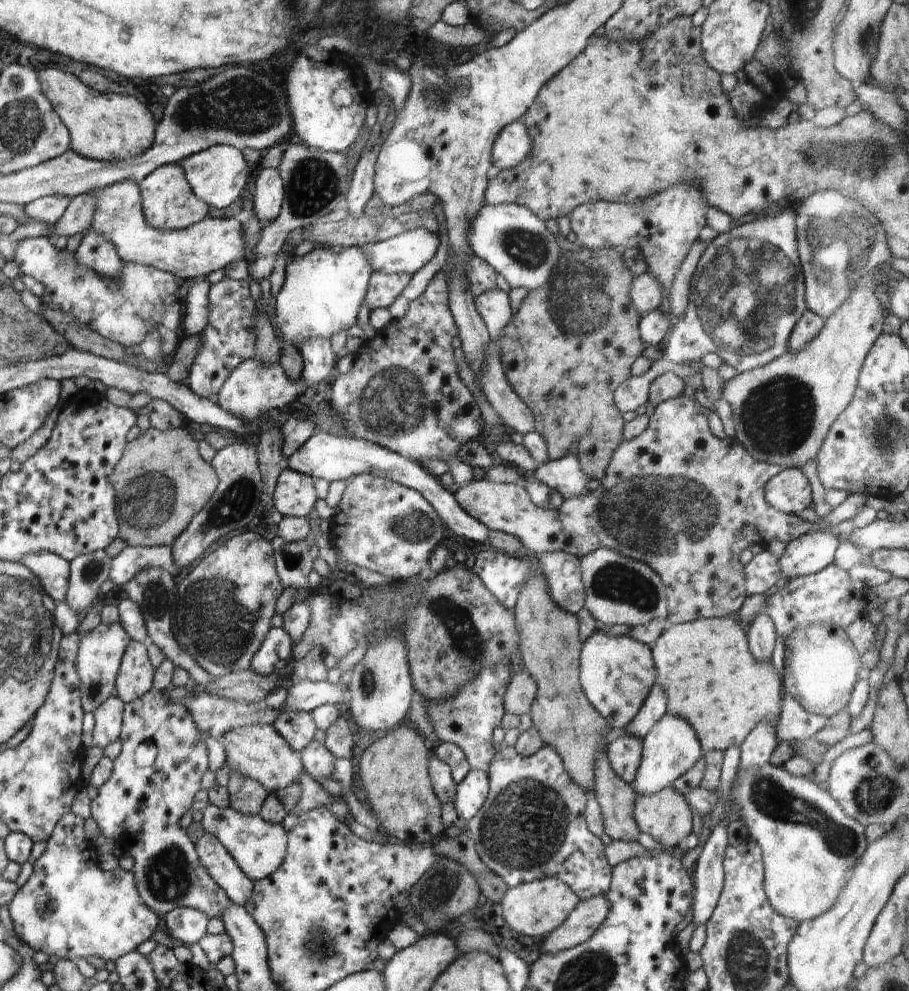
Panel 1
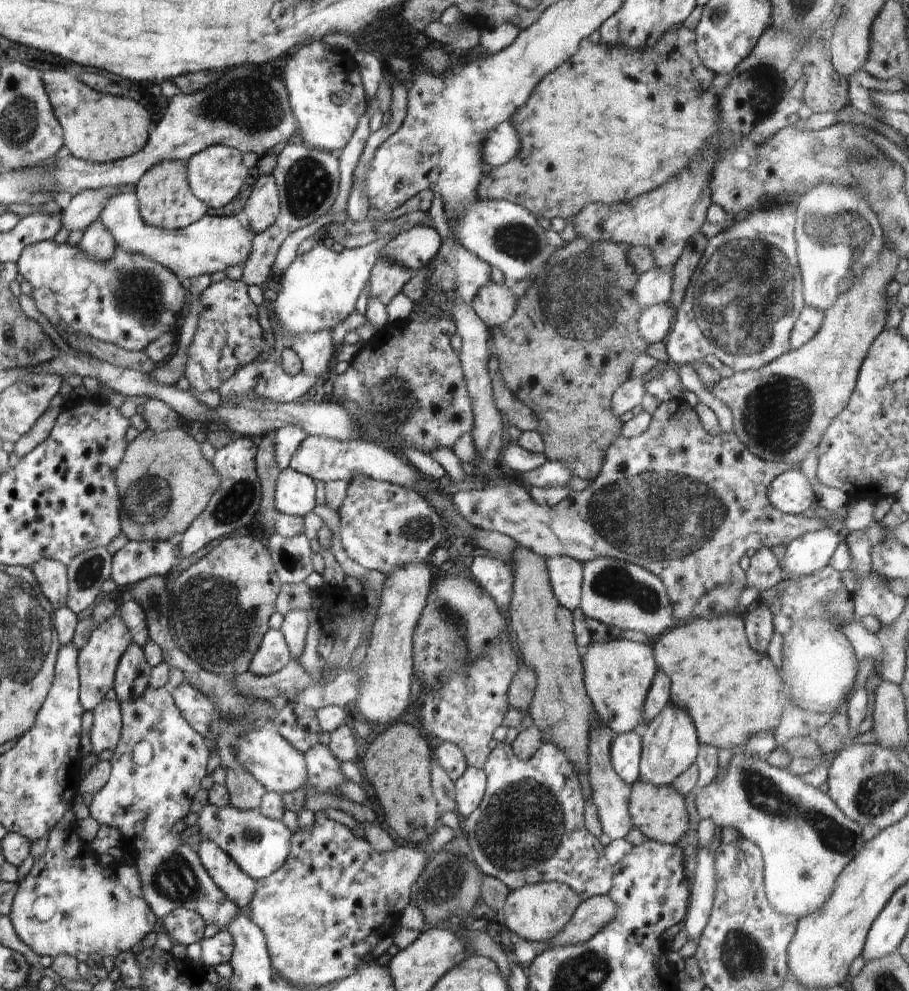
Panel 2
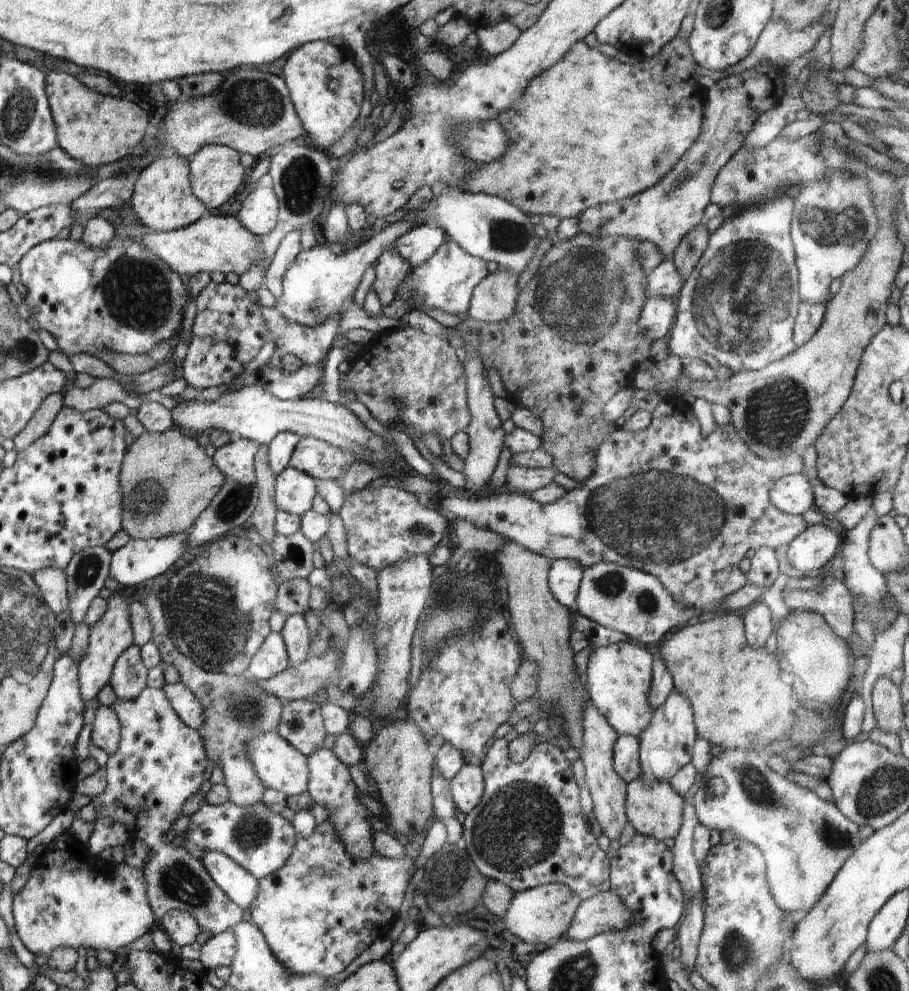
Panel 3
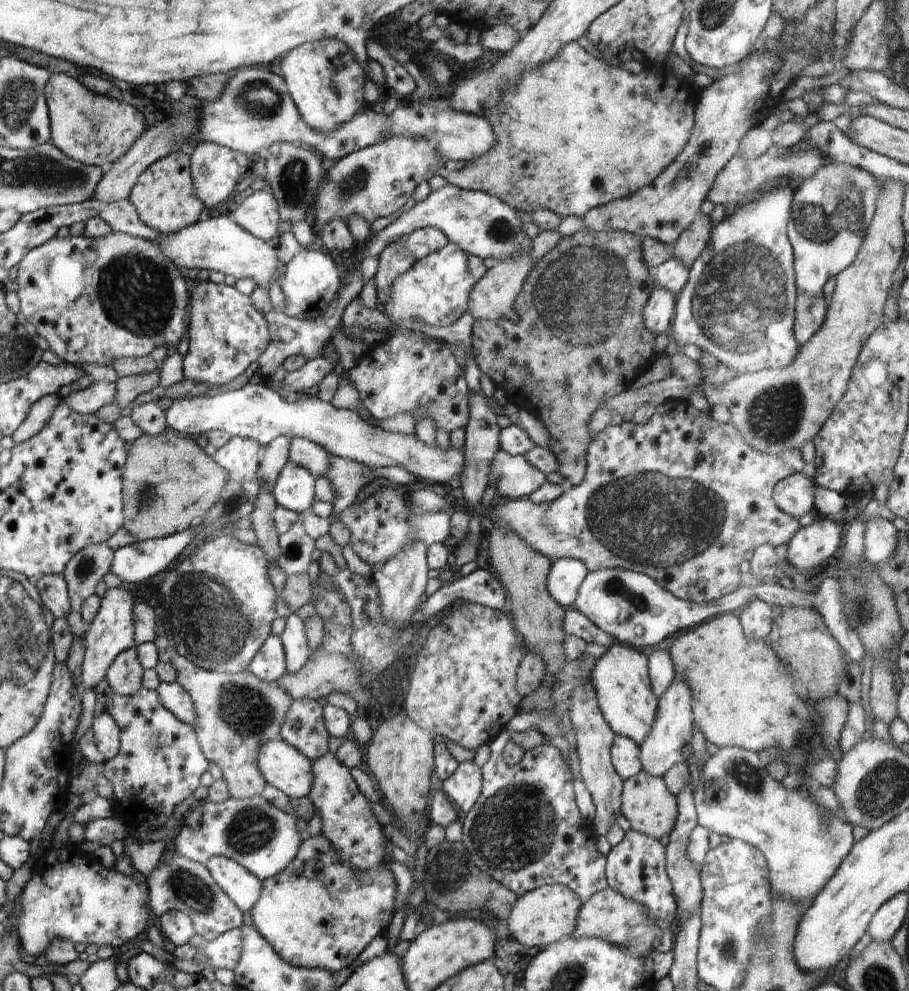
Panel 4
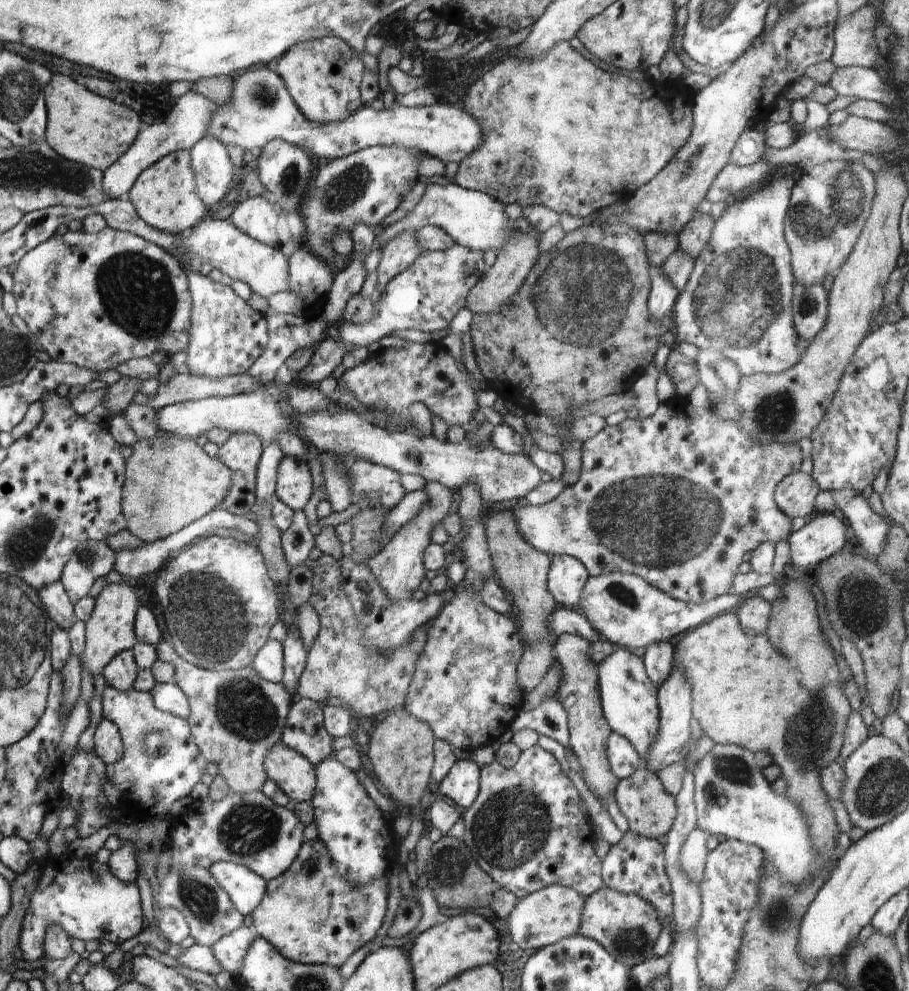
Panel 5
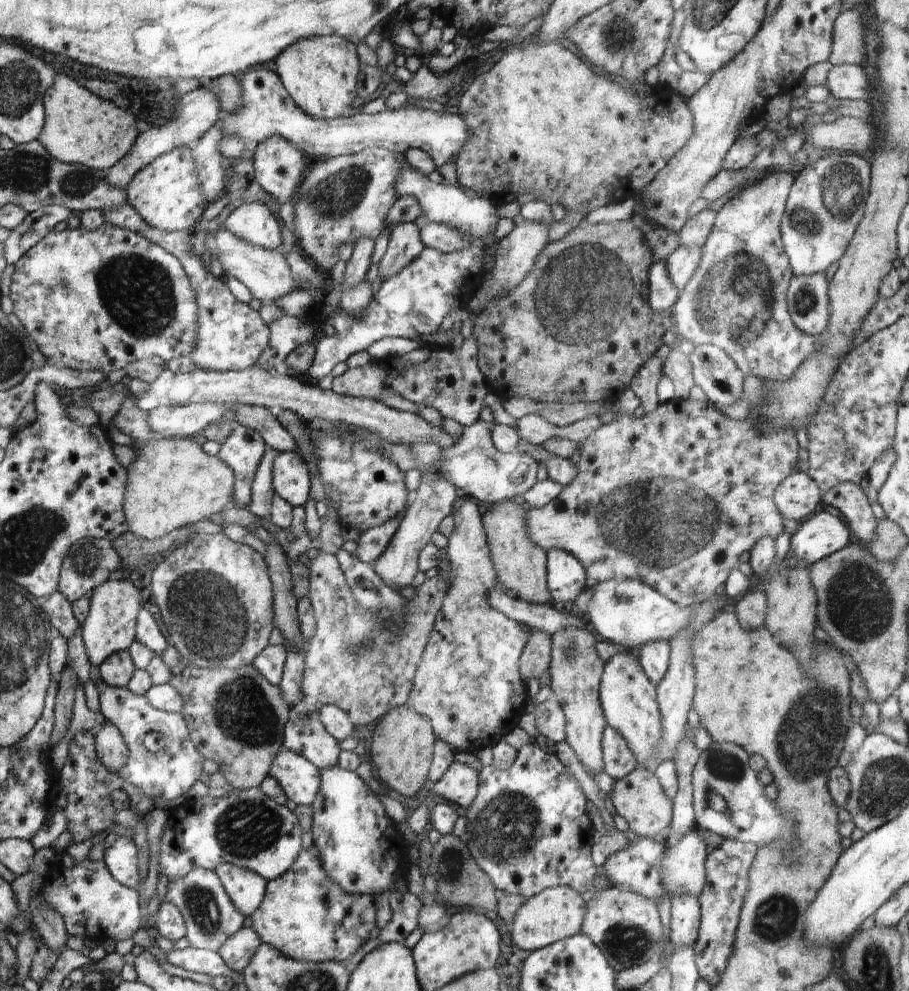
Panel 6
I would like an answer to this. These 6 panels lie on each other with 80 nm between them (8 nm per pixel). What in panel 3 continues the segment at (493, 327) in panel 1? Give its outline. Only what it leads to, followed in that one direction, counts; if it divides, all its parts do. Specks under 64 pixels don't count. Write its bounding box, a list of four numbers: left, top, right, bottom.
[467,268,518,323]

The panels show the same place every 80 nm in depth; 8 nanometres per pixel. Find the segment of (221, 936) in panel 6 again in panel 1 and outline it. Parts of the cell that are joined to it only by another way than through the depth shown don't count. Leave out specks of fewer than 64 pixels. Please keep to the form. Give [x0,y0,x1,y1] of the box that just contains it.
[91,689,231,919]

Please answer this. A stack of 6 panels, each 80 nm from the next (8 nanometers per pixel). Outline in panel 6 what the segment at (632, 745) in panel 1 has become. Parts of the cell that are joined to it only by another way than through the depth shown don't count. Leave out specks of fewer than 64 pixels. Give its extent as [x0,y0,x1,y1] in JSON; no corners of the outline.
[602,724,638,780]

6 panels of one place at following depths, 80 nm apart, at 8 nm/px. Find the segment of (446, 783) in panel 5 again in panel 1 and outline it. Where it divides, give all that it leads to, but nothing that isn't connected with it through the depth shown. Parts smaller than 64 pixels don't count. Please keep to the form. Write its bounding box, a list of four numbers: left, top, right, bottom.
[454,769,489,824]

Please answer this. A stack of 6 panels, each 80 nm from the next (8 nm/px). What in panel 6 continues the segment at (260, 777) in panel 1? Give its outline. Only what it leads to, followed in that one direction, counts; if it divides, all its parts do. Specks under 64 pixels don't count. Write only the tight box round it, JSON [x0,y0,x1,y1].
[269,748,321,806]

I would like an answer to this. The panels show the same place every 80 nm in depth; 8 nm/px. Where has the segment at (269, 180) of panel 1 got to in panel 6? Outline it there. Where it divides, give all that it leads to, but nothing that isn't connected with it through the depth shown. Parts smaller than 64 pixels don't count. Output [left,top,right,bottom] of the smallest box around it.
[221,200,282,250]

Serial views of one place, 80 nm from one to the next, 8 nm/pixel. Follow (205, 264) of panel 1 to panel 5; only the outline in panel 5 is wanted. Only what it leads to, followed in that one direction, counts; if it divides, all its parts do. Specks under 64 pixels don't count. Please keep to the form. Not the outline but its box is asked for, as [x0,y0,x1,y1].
[180,218,288,299]

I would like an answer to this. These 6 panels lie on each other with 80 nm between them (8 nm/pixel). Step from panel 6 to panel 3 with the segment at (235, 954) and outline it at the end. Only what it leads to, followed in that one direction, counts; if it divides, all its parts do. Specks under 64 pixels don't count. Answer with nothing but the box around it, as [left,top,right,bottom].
[200,929,236,970]

